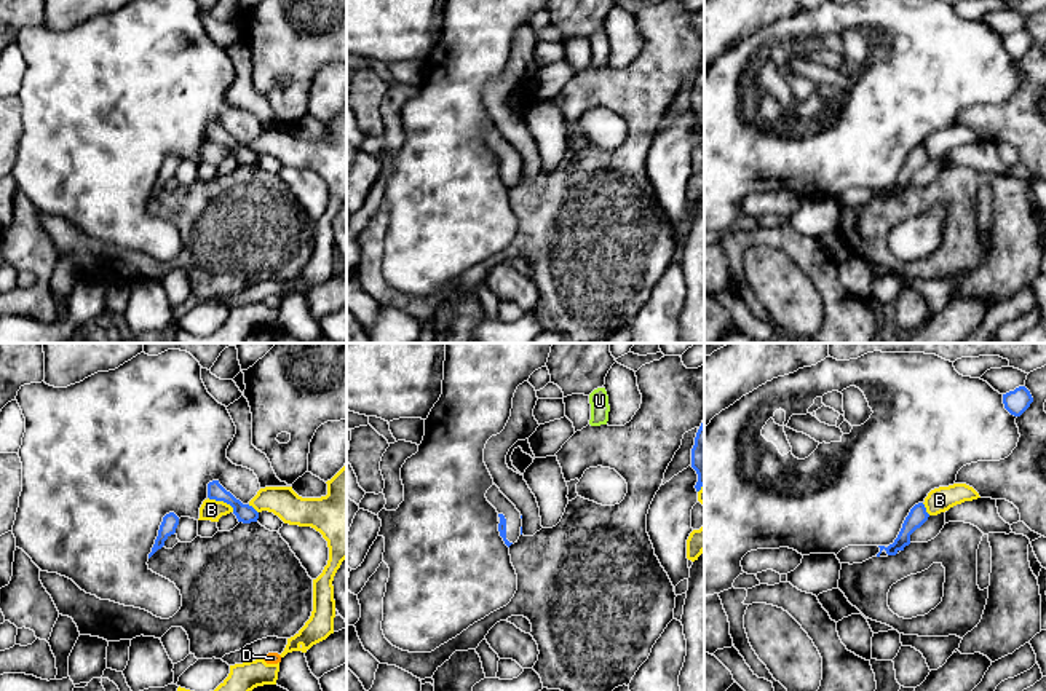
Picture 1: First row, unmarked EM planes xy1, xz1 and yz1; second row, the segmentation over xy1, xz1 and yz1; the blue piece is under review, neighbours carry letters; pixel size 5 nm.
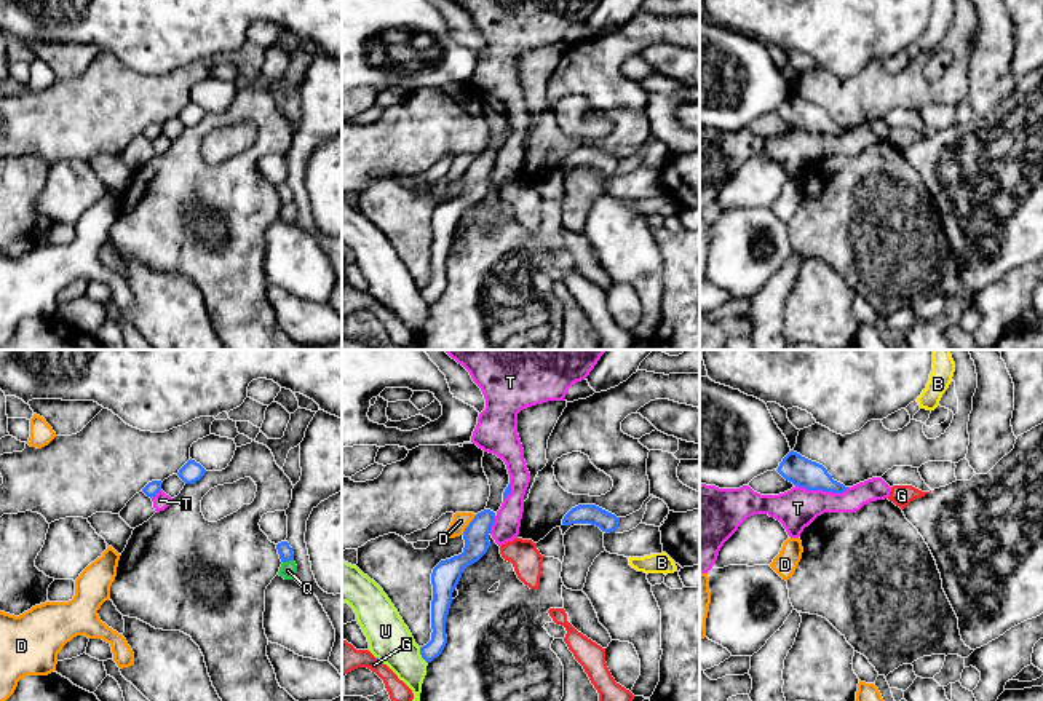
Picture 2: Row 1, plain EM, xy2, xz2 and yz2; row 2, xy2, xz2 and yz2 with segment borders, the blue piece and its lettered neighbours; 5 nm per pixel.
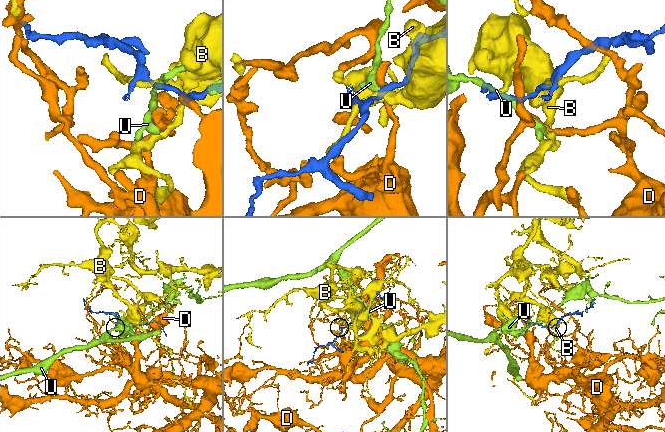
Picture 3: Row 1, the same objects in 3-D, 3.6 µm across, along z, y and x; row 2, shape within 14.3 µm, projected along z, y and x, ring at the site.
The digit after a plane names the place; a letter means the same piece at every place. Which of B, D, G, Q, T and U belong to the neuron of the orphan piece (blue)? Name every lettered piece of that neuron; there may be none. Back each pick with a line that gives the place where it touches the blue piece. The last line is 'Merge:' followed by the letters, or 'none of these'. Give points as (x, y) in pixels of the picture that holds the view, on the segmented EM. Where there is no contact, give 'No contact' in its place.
Merge: none of these

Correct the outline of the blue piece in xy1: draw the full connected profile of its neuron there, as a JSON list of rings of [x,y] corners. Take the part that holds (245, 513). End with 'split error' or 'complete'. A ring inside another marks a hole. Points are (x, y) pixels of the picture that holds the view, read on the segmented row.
[[[212,480],[208,484],[208,498],[230,504],[238,522],[251,523],[257,522],[259,519],[259,512],[252,506],[243,504],[240,499],[236,499],[219,484],[219,480]]] | complete

